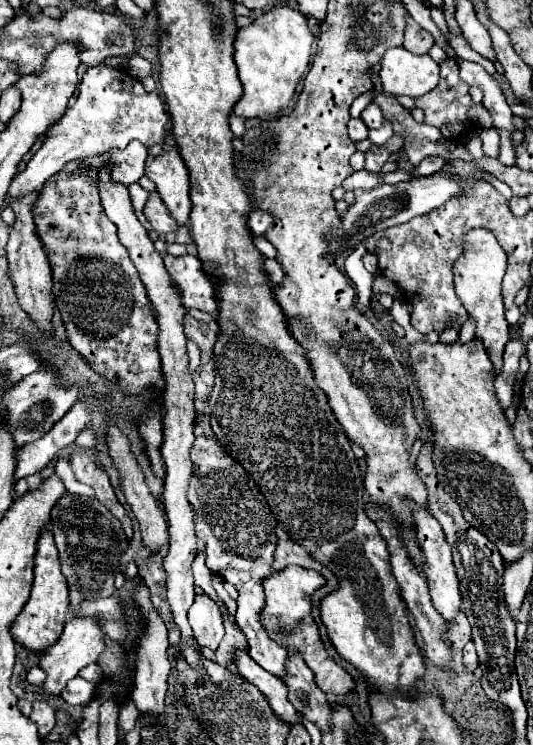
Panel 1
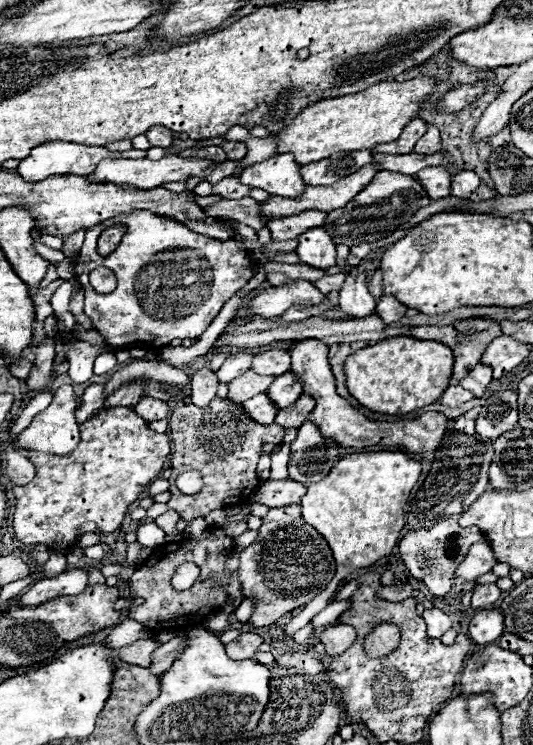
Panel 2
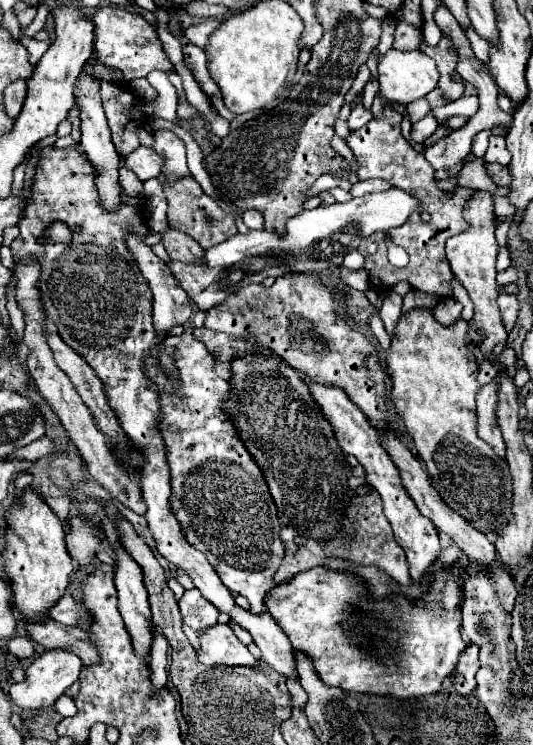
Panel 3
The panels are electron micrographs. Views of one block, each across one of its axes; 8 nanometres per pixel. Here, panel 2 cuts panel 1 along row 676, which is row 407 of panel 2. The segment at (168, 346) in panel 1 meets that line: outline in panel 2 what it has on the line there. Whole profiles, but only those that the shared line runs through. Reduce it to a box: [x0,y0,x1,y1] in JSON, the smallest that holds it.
[192,368,218,408]

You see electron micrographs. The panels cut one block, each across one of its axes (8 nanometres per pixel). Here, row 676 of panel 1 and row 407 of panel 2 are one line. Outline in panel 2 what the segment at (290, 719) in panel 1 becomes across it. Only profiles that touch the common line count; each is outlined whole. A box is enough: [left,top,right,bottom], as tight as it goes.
[242,392,278,424]

